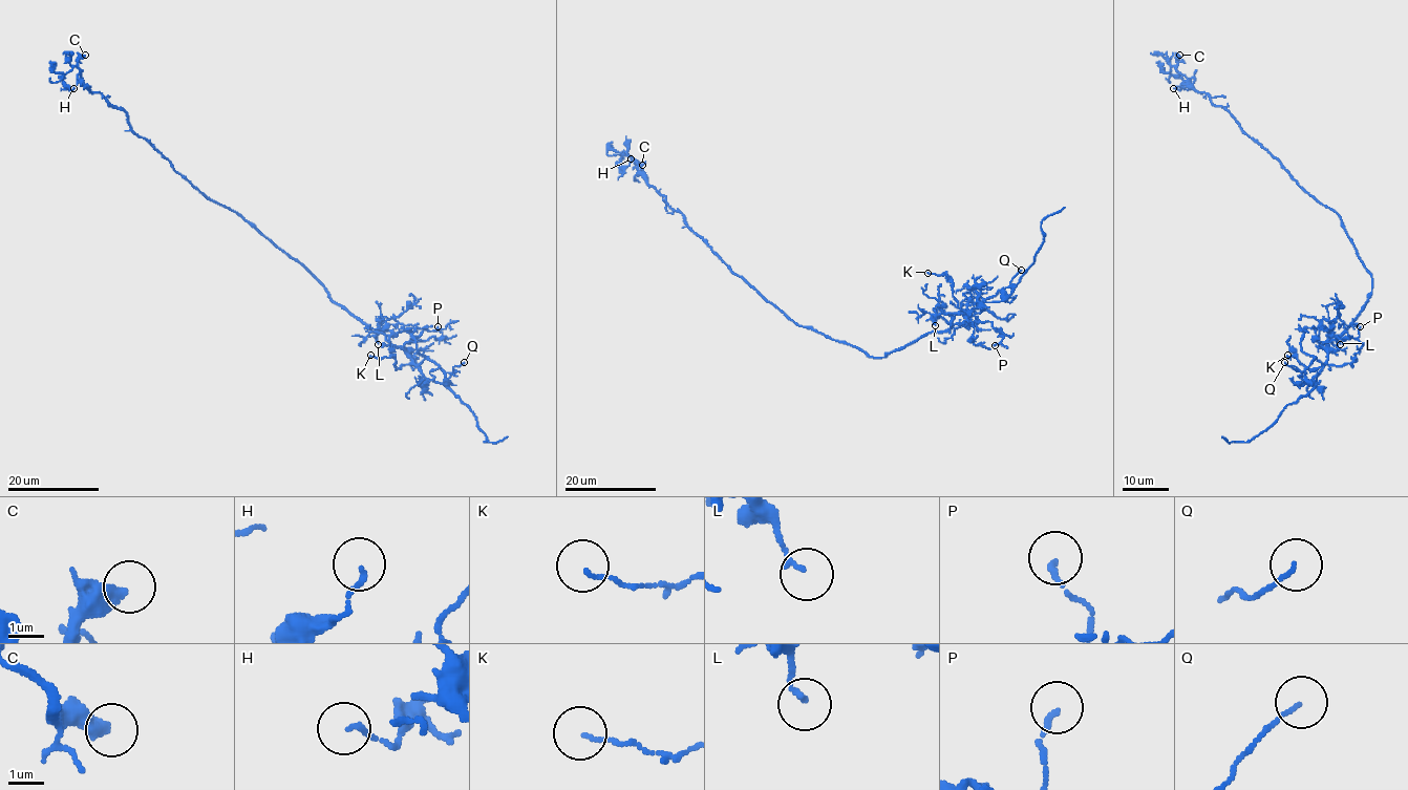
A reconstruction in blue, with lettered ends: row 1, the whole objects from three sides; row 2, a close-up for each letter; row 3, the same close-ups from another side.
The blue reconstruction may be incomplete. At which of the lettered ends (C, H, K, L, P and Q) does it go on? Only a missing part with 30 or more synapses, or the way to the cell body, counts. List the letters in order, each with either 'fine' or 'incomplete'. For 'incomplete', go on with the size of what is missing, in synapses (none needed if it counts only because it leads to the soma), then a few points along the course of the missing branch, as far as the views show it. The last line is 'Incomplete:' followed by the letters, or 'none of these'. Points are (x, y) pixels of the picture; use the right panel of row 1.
C: fine
H: fine
K: fine
L: fine
P: fine
Q: fine
Incomplete: none of these

